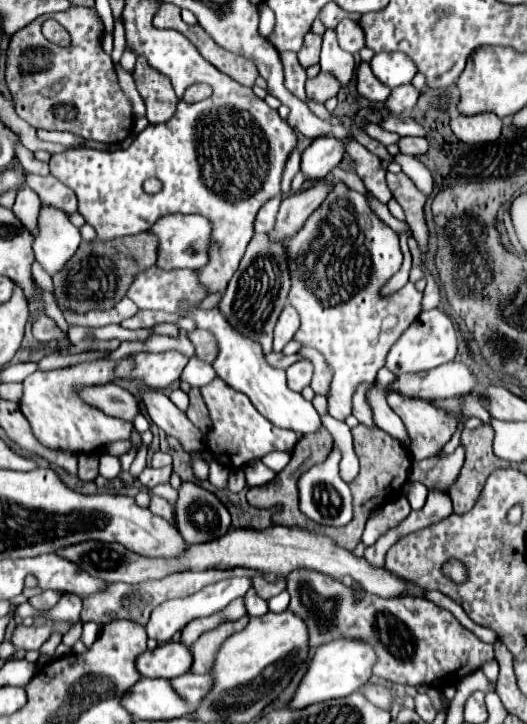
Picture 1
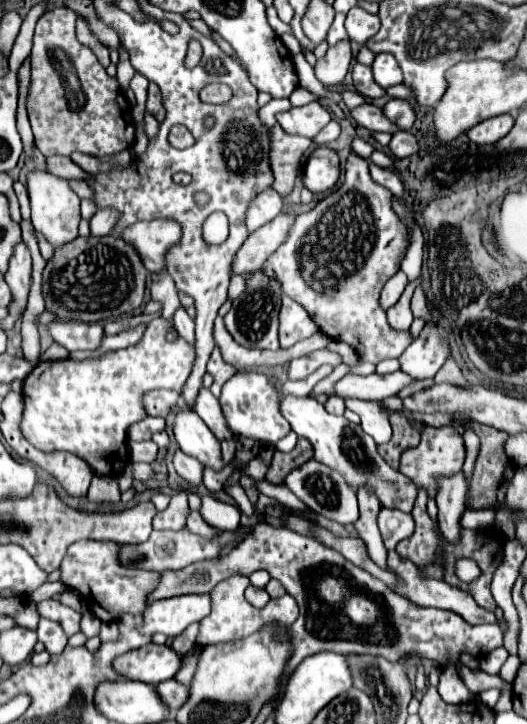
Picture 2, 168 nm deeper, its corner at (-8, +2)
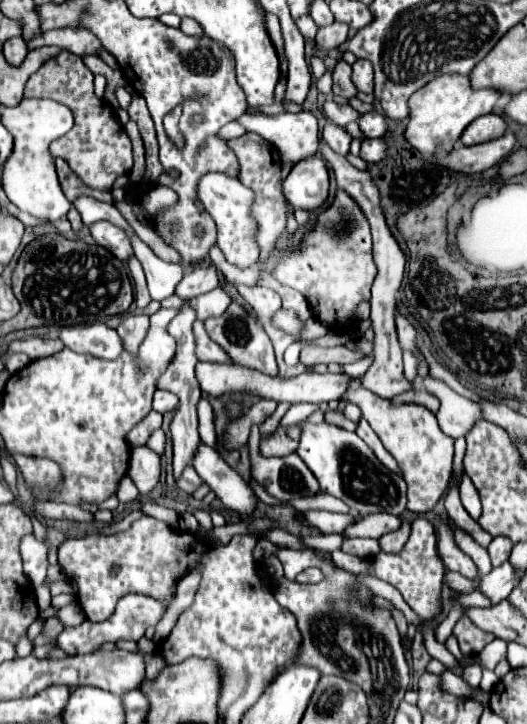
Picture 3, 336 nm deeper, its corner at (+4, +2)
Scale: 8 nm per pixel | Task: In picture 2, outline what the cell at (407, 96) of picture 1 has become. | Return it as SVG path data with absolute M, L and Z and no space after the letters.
M392 98L386 102L384 106L384 114L388 118L392 118L392 122L400 124L400 128L410 128L416 120L416 114L414 114L414 108L410 106L408 100L400 100L400 98Z

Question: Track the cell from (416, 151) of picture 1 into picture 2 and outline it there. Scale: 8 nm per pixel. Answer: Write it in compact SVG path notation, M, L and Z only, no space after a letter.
M396 132L392 136L392 142L390 142L390 150L396 158L406 158L406 156L412 156L420 150L418 146L418 140L414 134L410 132Z

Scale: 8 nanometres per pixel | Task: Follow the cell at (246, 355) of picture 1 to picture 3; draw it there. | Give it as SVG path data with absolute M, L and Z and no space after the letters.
M302 422L302 438L296 454L306 462L306 466L316 476L320 490L340 498L362 516L388 512L402 514L406 510L406 482L402 476L384 468L384 464L374 456L368 444L356 436L356 432L348 432L336 428L334 424L320 422L310 424Z

